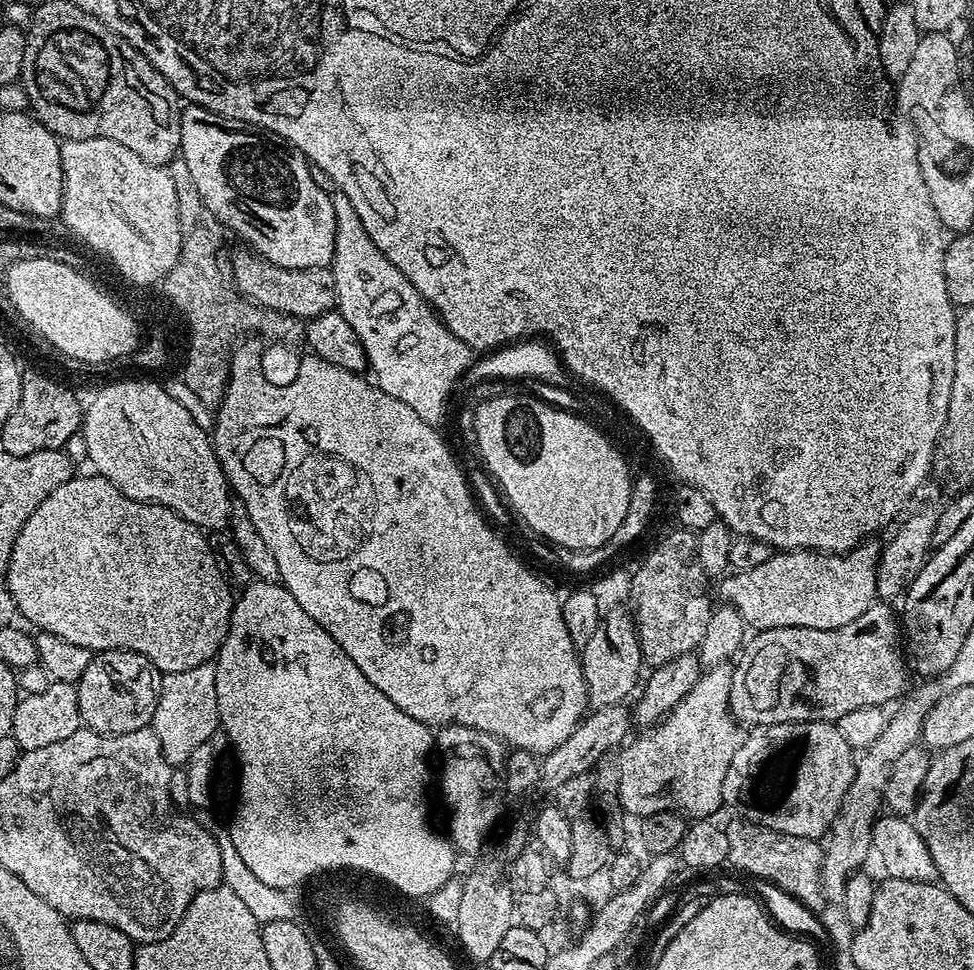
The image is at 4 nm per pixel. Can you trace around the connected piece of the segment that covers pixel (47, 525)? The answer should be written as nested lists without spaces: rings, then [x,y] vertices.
[[[91,474],[92,476],[73,475],[72,479],[62,482],[54,489],[49,496],[42,502],[42,506],[38,506],[38,510],[34,510],[34,514],[30,514],[30,518],[26,518],[26,522],[22,526],[22,530],[18,534],[18,538],[14,542],[14,548],[10,554],[10,562],[8,563],[8,593],[12,596],[12,601],[16,604],[16,611],[22,617],[25,616],[30,623],[33,624],[33,629],[41,632],[49,632],[58,638],[62,638],[66,642],[74,642],[74,646],[86,646],[86,650],[90,650],[93,654],[98,652],[109,652],[110,650],[126,650],[134,654],[142,654],[142,658],[146,658],[153,666],[162,674],[174,671],[191,670],[196,666],[201,666],[208,661],[215,661],[222,642],[228,633],[230,626],[230,614],[234,603],[234,590],[226,582],[224,577],[224,569],[221,568],[221,563],[217,553],[214,551],[213,545],[208,545],[208,540],[201,529],[196,528],[190,522],[186,522],[186,518],[182,518],[174,510],[170,510],[161,504],[147,504],[146,502],[138,502],[134,498],[126,498],[126,494],[122,494],[122,490],[118,490],[118,486],[114,486],[108,481],[105,476],[99,474]]]

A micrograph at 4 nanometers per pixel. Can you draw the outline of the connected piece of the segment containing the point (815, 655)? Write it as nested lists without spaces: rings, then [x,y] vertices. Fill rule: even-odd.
[[[877,602],[872,604],[870,607],[867,608],[866,613],[862,614],[861,617],[856,618],[852,622],[846,623],[844,626],[836,627],[834,630],[814,630],[810,627],[776,627],[776,628],[766,628],[757,631],[752,637],[743,645],[741,654],[739,655],[738,661],[740,662],[733,667],[732,671],[732,682],[731,682],[731,702],[729,704],[729,708],[733,714],[733,719],[742,723],[743,725],[750,724],[752,726],[770,726],[769,728],[776,728],[779,726],[783,726],[789,723],[812,723],[814,721],[826,721],[828,723],[835,723],[836,721],[840,720],[843,715],[848,714],[851,710],[858,710],[863,708],[863,706],[874,706],[874,707],[885,707],[888,705],[887,703],[892,701],[897,701],[909,687],[910,682],[908,682],[908,668],[906,666],[906,660],[904,658],[904,650],[902,648],[902,638],[900,636],[900,623],[897,611],[895,612],[891,609],[893,608],[889,603],[886,602]]]

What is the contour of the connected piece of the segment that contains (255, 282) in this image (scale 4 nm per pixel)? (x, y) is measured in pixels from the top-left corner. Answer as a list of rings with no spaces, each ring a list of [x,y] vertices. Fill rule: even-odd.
[[[251,250],[236,252],[232,256],[230,280],[237,292],[246,300],[285,316],[295,316],[307,322],[336,308],[338,282],[334,282],[331,267],[327,268],[283,268]]]

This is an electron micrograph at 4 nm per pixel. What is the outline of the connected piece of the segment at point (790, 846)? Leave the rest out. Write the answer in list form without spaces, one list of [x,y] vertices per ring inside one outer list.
[[[737,818],[726,824],[724,833],[728,843],[729,865],[733,864],[738,871],[750,876],[749,878],[765,880],[781,888],[815,914],[825,910],[826,903],[820,881],[820,847],[813,837],[782,834],[743,818]]]

